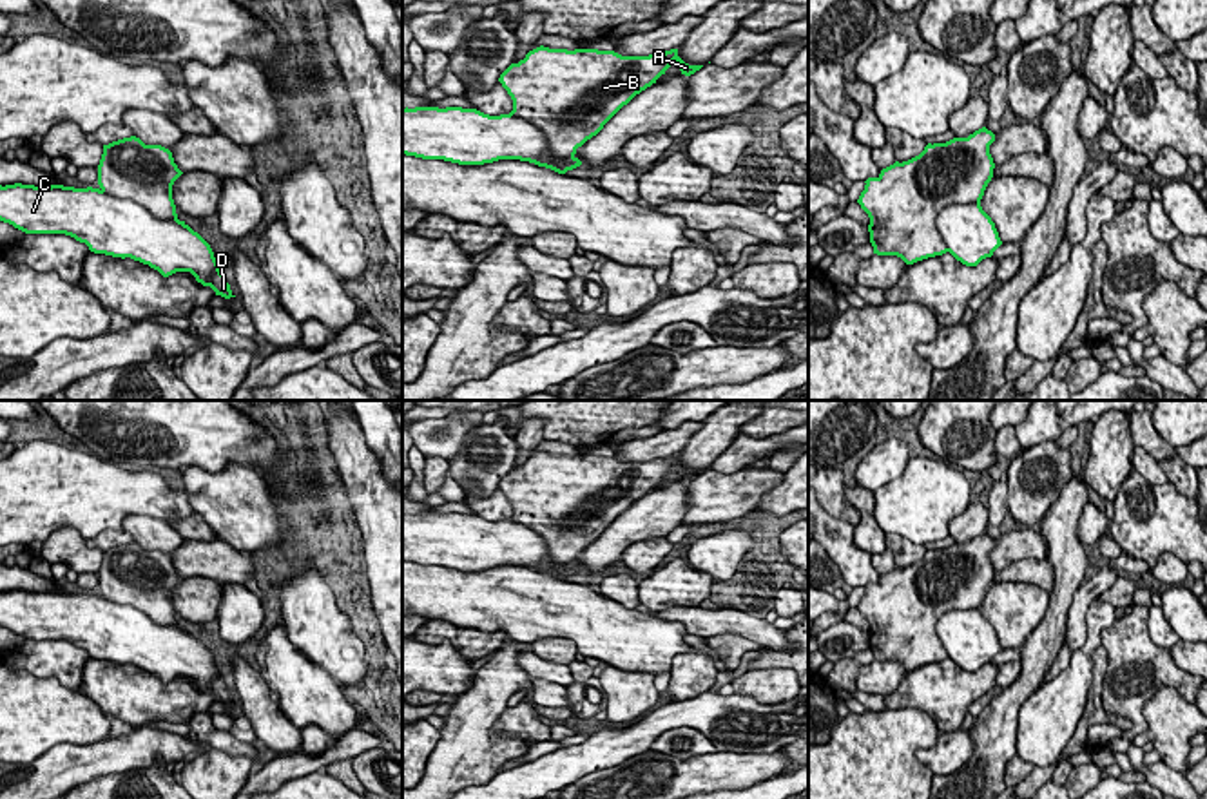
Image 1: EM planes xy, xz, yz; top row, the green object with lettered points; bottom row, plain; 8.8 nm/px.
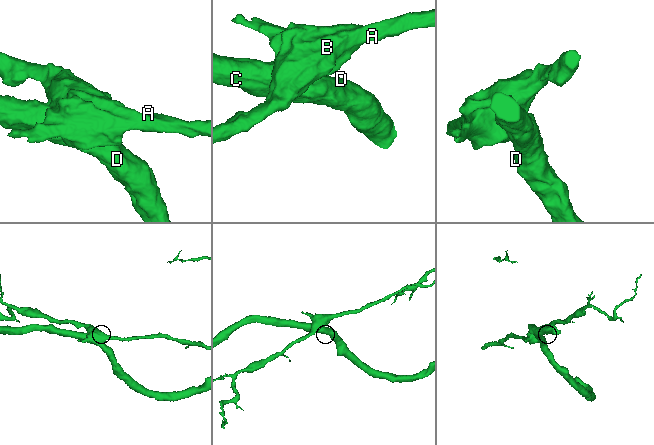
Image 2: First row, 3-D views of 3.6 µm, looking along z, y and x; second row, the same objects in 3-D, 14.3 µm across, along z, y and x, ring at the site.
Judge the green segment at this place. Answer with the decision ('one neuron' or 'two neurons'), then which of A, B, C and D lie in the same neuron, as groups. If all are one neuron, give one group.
one neuron; groups A B C D

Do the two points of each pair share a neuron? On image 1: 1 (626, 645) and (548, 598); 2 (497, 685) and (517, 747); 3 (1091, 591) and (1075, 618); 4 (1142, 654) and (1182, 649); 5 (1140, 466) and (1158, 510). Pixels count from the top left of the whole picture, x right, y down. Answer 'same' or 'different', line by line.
1: same
2: same
3: same
4: different
5: different

